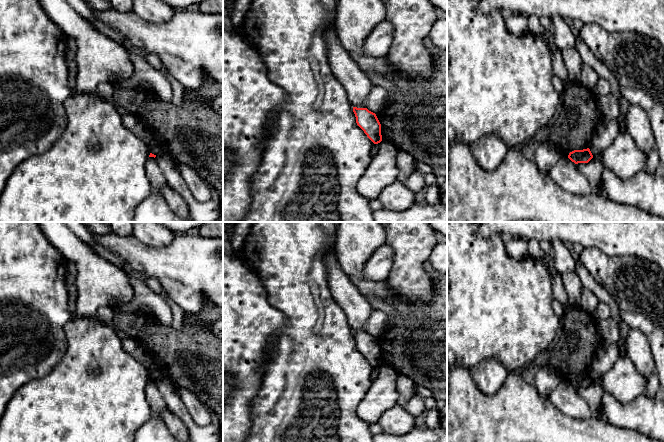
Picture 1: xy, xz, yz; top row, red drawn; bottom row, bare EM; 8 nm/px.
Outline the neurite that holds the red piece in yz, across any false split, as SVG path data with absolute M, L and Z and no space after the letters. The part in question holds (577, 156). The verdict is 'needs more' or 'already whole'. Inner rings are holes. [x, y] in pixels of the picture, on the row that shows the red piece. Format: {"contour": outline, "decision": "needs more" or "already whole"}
{"contour": "M587 148L583 150L574 150L570 152L568 158L575 164L588 163L593 158L593 155L590 149Z", "decision": "already whole"}

